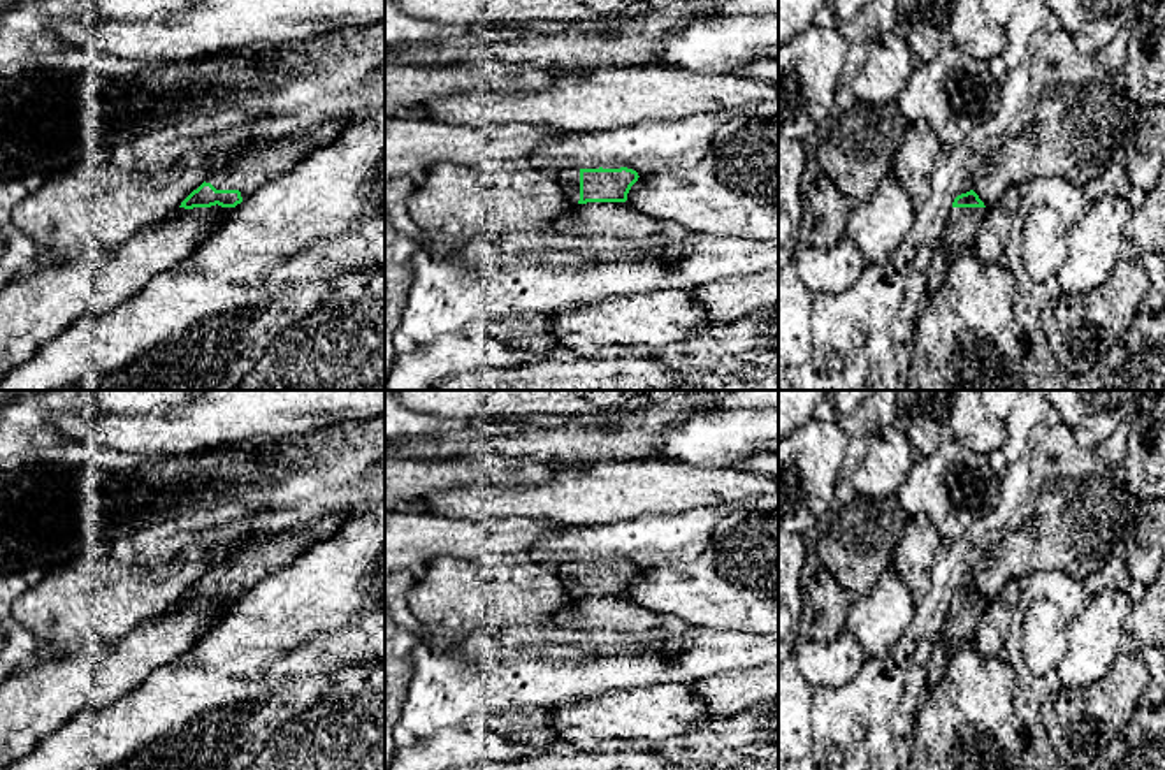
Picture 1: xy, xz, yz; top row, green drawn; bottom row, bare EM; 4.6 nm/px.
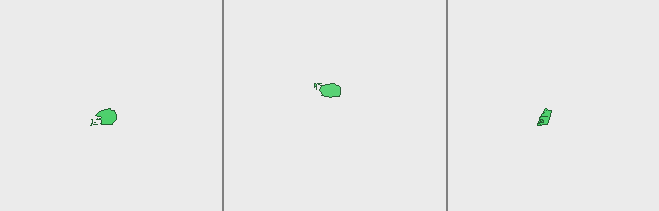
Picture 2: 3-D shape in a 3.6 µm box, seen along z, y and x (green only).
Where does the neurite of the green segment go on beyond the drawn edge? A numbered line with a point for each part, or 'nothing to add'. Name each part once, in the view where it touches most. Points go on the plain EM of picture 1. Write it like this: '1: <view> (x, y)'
1: xy (252, 561)
2: xz (568, 573)

